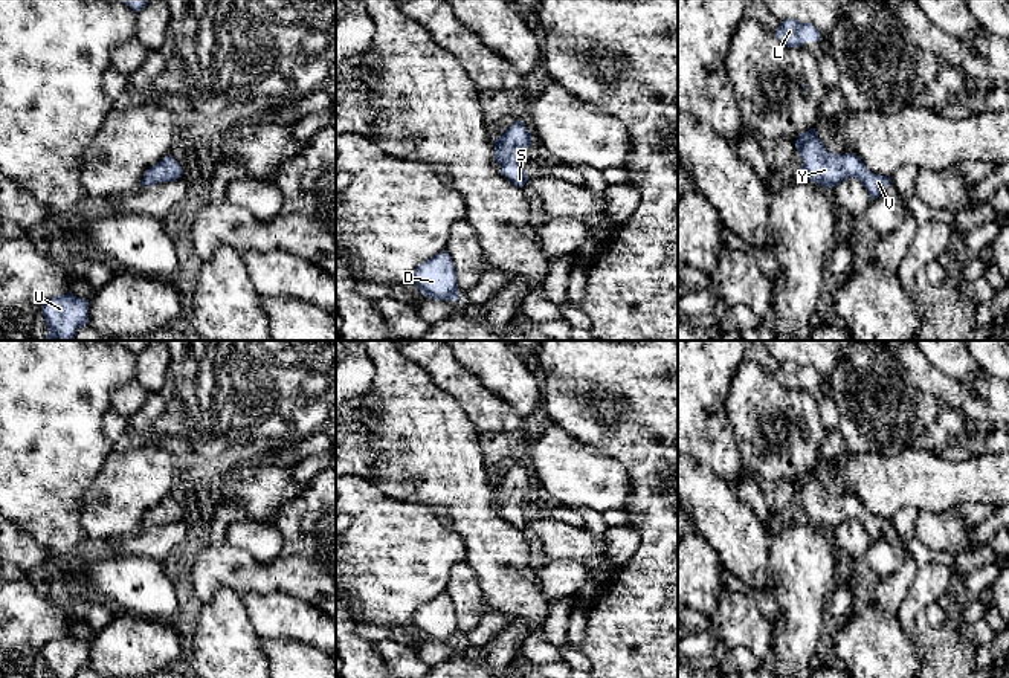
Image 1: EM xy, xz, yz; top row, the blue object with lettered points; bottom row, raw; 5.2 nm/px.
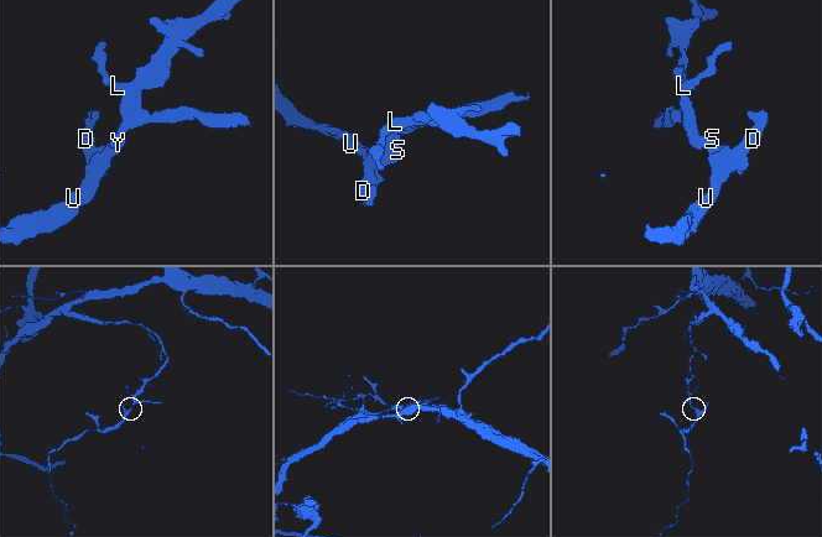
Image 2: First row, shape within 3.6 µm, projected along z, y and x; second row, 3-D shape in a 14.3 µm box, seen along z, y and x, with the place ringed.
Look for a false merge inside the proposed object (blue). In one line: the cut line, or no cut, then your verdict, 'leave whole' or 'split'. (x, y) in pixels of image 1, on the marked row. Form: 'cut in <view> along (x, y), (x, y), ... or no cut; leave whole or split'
no cut; leave whole

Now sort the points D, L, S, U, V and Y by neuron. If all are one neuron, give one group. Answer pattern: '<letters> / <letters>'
D L S U V Y

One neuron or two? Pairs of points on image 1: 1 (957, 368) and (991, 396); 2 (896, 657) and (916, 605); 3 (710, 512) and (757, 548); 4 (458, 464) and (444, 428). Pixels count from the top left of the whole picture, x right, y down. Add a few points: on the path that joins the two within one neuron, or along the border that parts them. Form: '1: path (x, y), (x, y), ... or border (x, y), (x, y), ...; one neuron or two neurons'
1: border (938, 368), (959, 380), (973, 380), (982, 371); two neurons
2: border (896, 616), (901, 629), (913, 643), (921, 661); two neurons
3: path (722, 519), (745, 542); one neuron
4: path (449, 455), (444, 451), (444, 437); one neuron

